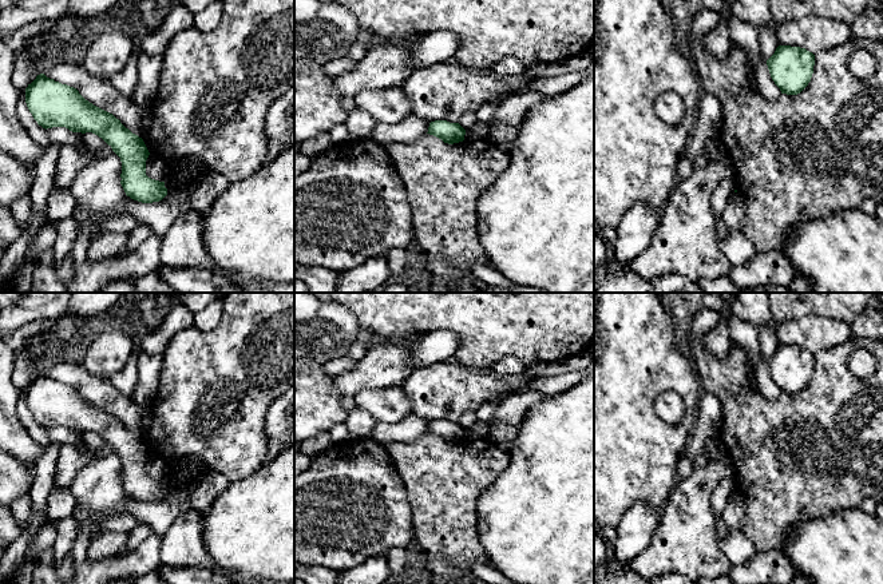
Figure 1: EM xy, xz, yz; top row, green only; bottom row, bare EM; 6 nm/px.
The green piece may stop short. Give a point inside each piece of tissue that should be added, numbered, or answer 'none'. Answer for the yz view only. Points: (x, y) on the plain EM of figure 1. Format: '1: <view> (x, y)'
none

